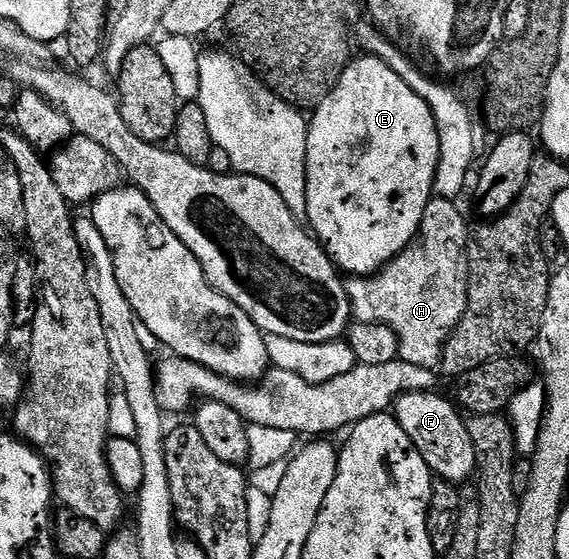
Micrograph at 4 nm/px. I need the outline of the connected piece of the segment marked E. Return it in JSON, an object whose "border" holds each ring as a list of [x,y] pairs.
{"border":[[[360,55],[349,61],[346,71],[338,79],[334,91],[311,114],[308,137],[307,224],[310,226],[316,240],[323,245],[325,252],[332,258],[332,262],[338,270],[343,271],[345,274],[352,273],[348,275],[351,275],[353,278],[371,277],[372,274],[379,273],[384,266],[391,263],[399,253],[403,252],[404,249],[417,240],[420,224],[424,219],[424,212],[428,202],[433,200],[437,168],[434,164],[434,154],[439,147],[439,139],[436,136],[435,119],[431,108],[382,59]]]}

